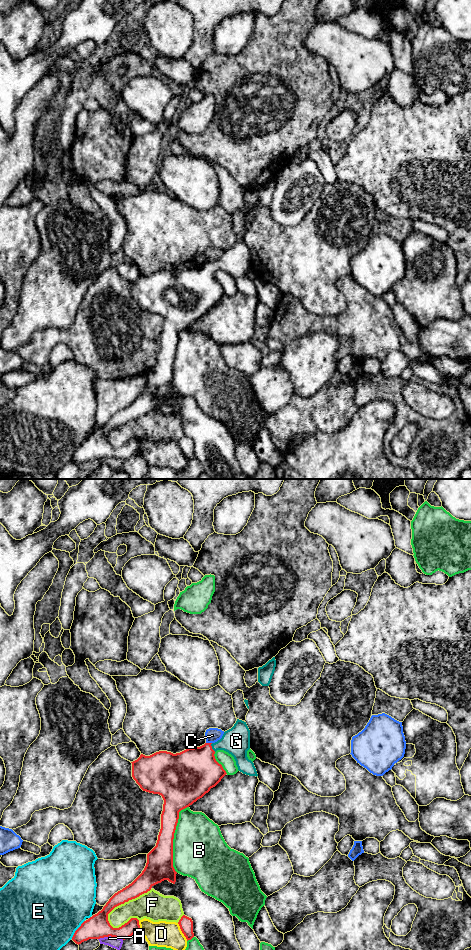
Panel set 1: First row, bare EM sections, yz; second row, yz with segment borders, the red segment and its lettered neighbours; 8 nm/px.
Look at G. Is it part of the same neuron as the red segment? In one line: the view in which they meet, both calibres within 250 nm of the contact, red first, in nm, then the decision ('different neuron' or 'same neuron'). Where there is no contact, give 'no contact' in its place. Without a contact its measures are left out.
yz | 380/220 nm | same neuron

